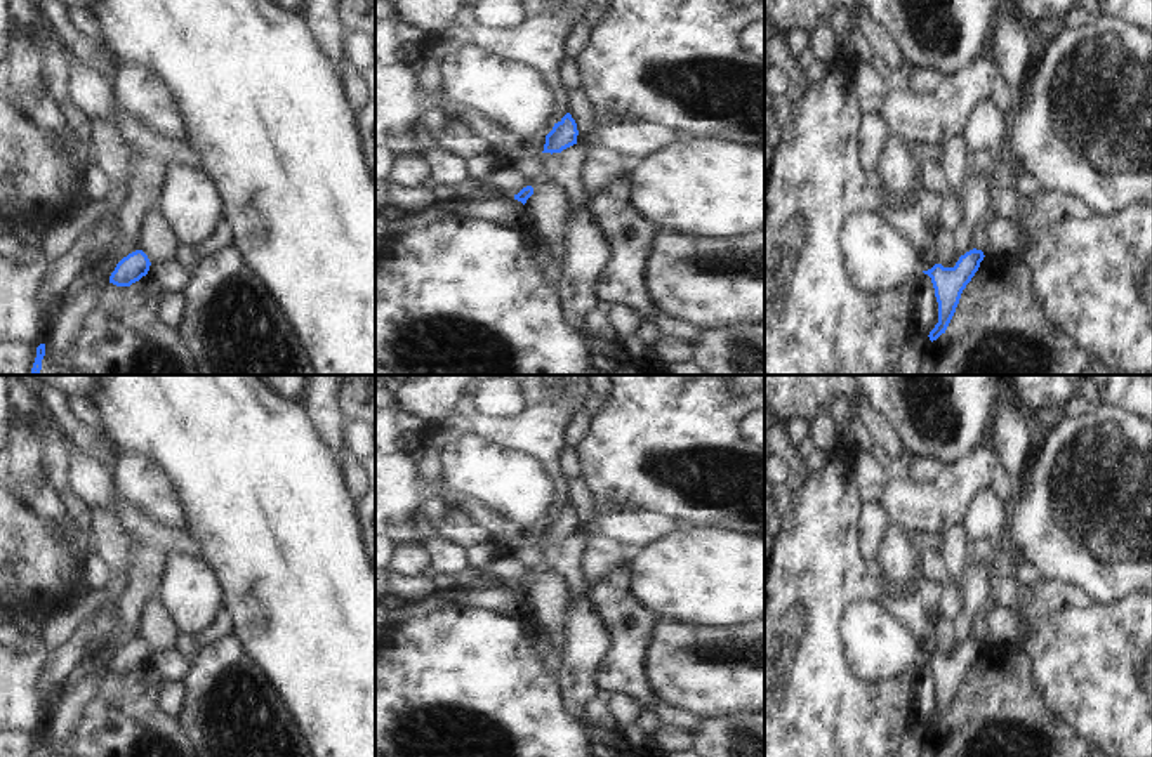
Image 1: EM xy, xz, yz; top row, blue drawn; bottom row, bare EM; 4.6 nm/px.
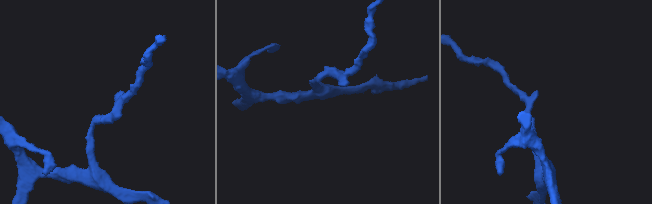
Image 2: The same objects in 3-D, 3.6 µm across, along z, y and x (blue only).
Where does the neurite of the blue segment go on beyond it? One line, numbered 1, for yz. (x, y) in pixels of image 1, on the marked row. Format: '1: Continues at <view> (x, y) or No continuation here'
1: No continuation here

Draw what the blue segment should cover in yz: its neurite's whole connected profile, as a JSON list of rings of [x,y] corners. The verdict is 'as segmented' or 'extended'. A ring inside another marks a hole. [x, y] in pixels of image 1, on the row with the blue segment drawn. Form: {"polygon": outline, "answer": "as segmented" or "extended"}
{"polygon": [[[973,248],[961,255],[954,267],[935,264],[931,269],[923,271],[931,278],[938,302],[938,323],[928,335],[931,342],[945,333],[959,304],[961,293],[978,271],[983,257],[982,250]]], "answer": "as segmented"}

